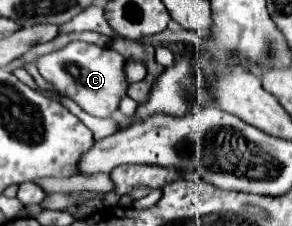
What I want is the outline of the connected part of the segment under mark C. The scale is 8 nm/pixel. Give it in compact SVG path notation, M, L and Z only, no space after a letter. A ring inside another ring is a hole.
M82 41L68 43L64 49L52 51L48 55L40 55L36 59L36 67L40 75L52 85L56 85L56 89L62 95L74 99L86 113L94 117L110 117L118 109L122 95L126 95L128 83L124 81L124 73L122 73L124 63L126 63L124 57L114 49L98 47Z

